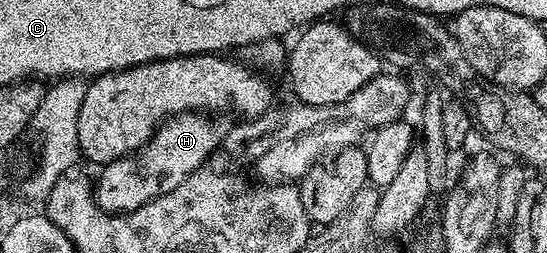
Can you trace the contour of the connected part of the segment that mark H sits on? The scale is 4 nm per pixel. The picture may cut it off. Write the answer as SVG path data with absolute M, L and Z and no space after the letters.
M201 111L179 113L162 121L150 141L136 153L100 166L98 173L101 174L95 180L97 206L104 213L130 213L159 195L167 195L167 191L175 191L175 187L179 187L187 175L202 168L208 162L205 160L220 150L227 125L212 121L209 117L212 116Z

